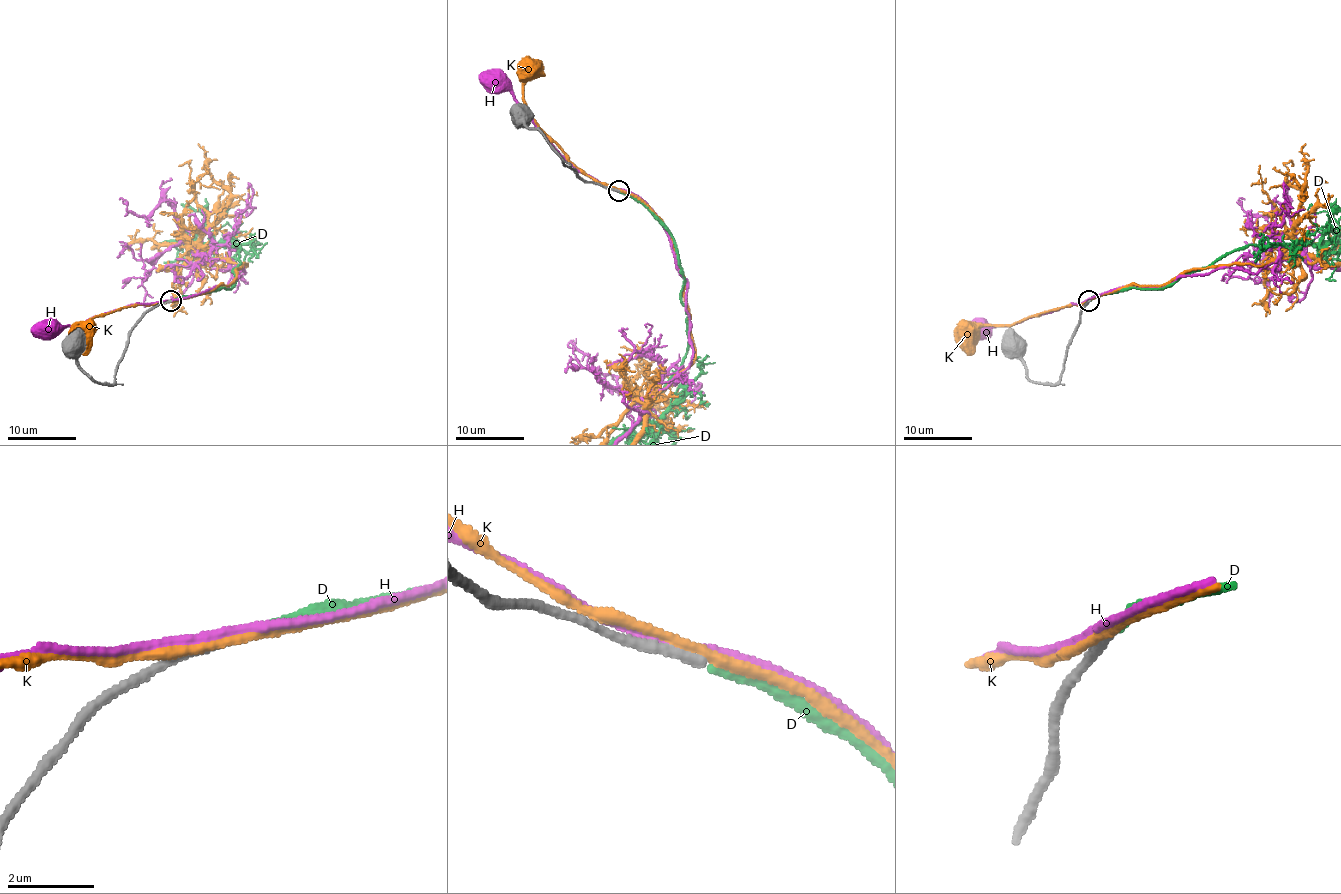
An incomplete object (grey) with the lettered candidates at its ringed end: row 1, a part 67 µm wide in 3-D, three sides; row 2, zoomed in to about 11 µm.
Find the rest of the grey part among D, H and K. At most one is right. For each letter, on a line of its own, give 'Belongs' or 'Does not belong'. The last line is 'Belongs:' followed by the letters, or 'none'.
D: Belongs
H: Does not belong
K: Does not belong
Belongs: D

